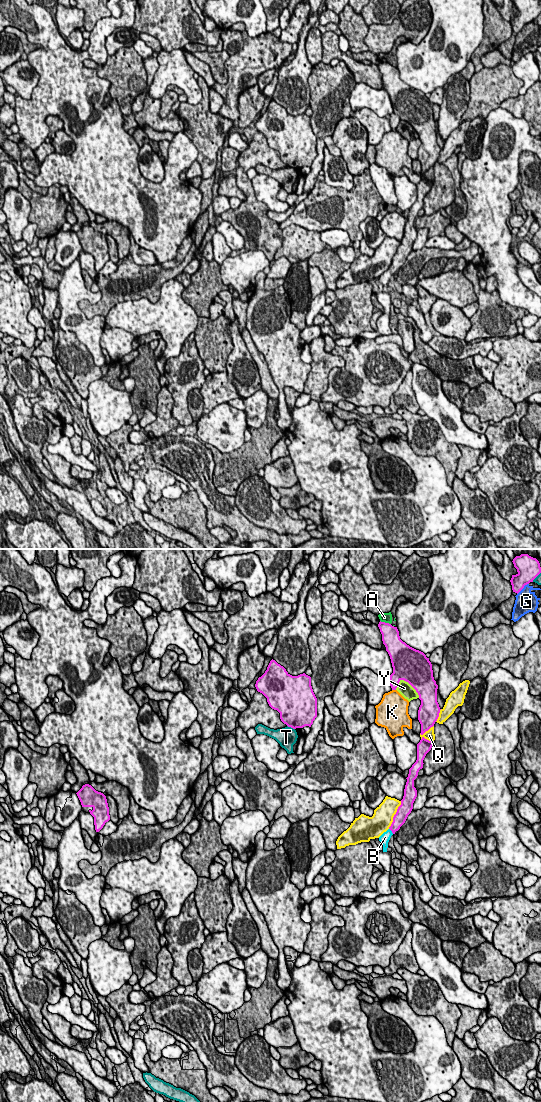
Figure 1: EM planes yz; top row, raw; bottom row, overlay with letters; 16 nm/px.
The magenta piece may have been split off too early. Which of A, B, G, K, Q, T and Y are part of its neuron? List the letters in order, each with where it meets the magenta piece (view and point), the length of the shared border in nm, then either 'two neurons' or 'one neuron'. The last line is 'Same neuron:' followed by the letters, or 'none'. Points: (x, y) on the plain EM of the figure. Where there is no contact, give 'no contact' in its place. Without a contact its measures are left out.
A: contact yz (384, 62); length 190 nm; two neurons
B: contact yz (391, 270); length 120 nm; one neuron
G: contact yz (523, 27); length 260 nm; two neurons
K: contact yz (394, 129); length 70 nm; two neurons
Q: contact yz (425, 171); length 320 nm; two neurons
T: contact yz (291, 167); length 140 nm; two neurons
Y: contact yz (411, 125); length 440 nm; two neurons
Same neuron: B

